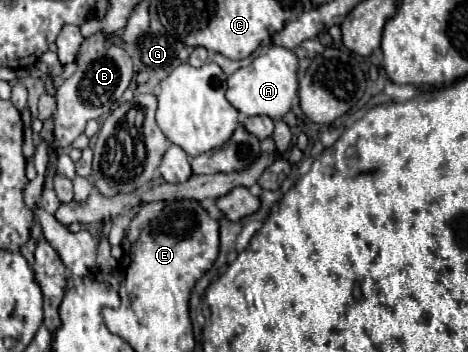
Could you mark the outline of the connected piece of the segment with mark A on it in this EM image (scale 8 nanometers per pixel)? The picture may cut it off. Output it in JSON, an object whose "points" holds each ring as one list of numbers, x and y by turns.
{"points":[[272,45,264,55,258,55,248,67,242,67,228,77,226,99,234,109,238,109,248,117,268,115,274,121,282,119,290,111,290,105,298,93,296,69,298,69,298,59,294,51]]}

